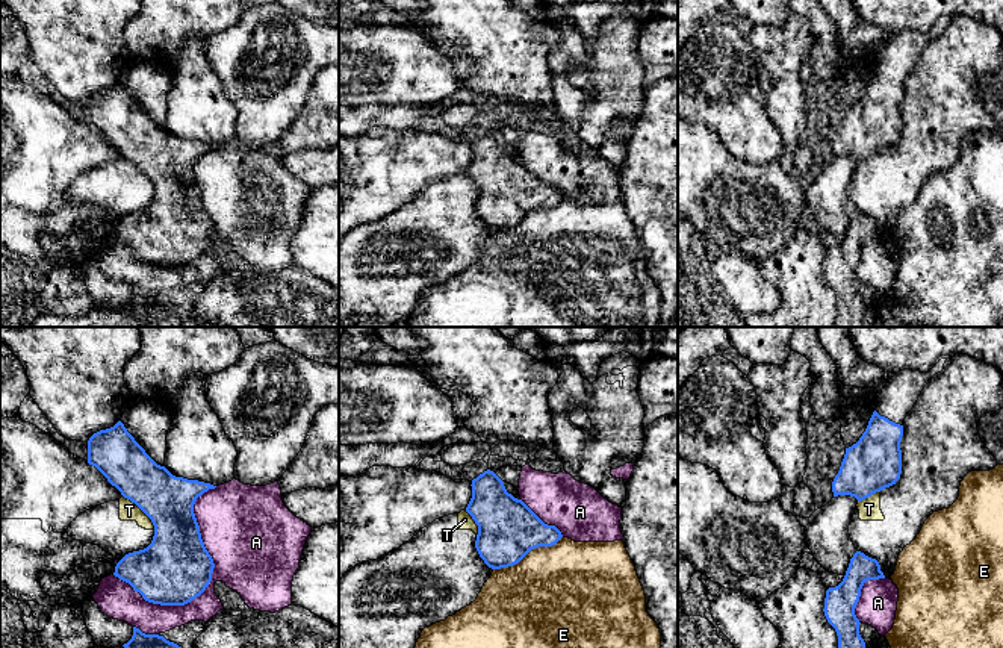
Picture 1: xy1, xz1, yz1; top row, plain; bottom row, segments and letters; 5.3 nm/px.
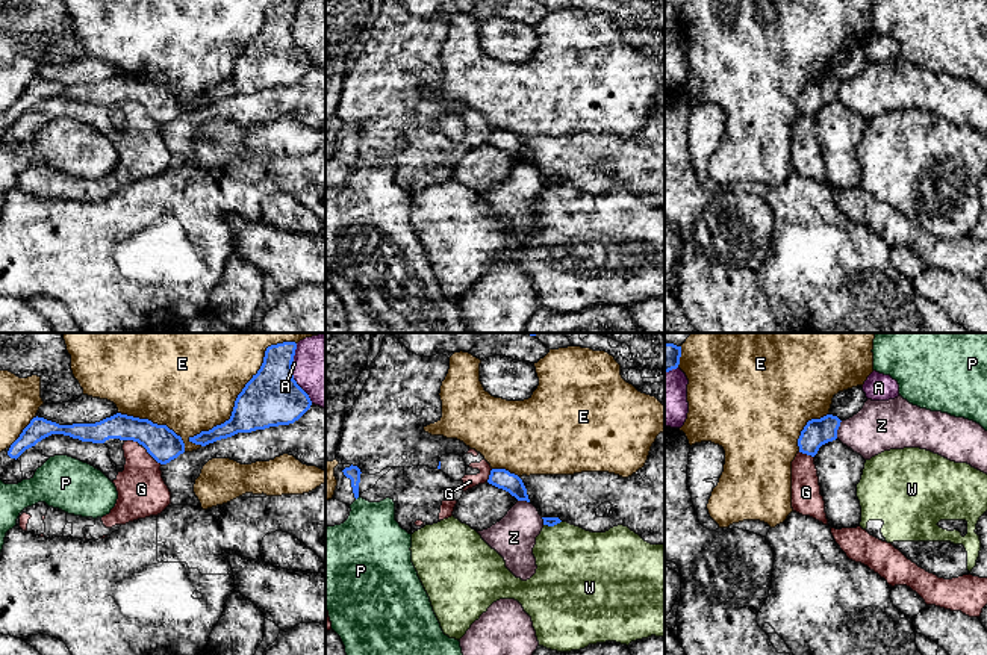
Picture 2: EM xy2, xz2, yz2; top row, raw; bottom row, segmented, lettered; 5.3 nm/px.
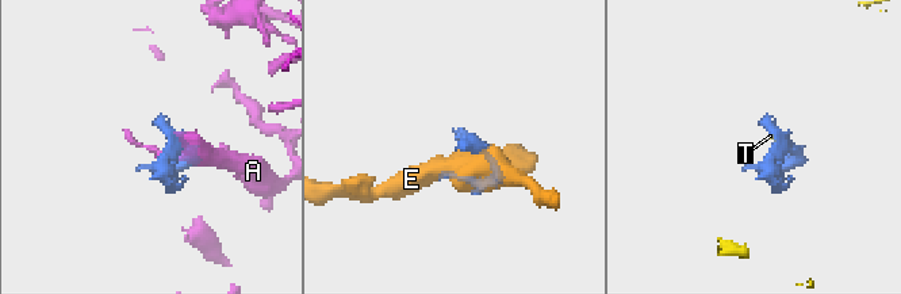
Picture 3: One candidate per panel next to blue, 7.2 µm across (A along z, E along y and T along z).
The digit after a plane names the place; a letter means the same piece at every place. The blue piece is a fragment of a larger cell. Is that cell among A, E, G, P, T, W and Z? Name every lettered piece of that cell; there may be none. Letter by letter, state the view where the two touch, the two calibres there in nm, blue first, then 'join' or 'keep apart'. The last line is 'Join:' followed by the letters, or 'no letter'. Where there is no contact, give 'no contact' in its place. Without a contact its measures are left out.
A: meets blue in xy1; 380 nm thick on the blue side, 400 nm on the other; keep apart
E: meets blue in xy2; 300 nm thick on the blue side, 460 nm on the other; keep apart
G: meets blue in xy2; 180 nm thick on the blue side, 260 nm on the other; keep apart
P: no contact; keep apart
T: meets blue in xy1; 280 nm thick on the blue side, 100 nm on the other; keep apart
W: meets blue in xz2; 50 nm thick on the blue side, 400 nm on the other; keep apart
Z: meets blue in yz2; 140 nm thick on the blue side, 280 nm on the other; keep apart
Join: no letter

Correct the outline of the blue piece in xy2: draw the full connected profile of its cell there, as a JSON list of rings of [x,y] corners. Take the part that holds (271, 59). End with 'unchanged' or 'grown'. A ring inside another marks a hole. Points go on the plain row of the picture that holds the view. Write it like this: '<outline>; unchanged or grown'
[[[295,3],[268,8],[260,30],[238,56],[230,80],[189,98],[189,103],[206,107],[238,94],[298,82],[310,70],[312,62],[292,36],[295,11]]]; unchanged

